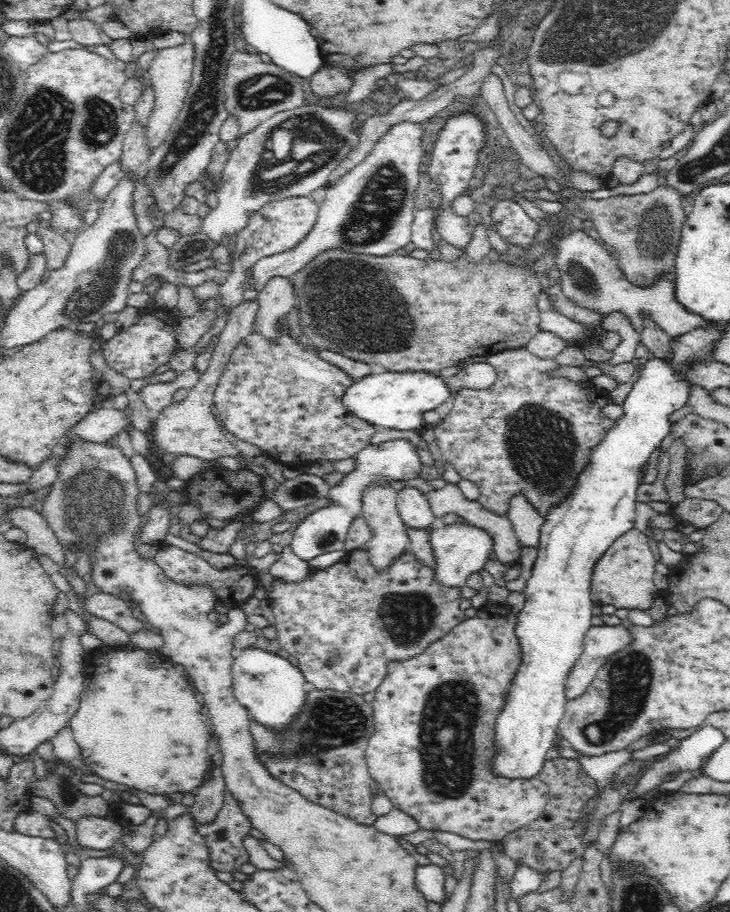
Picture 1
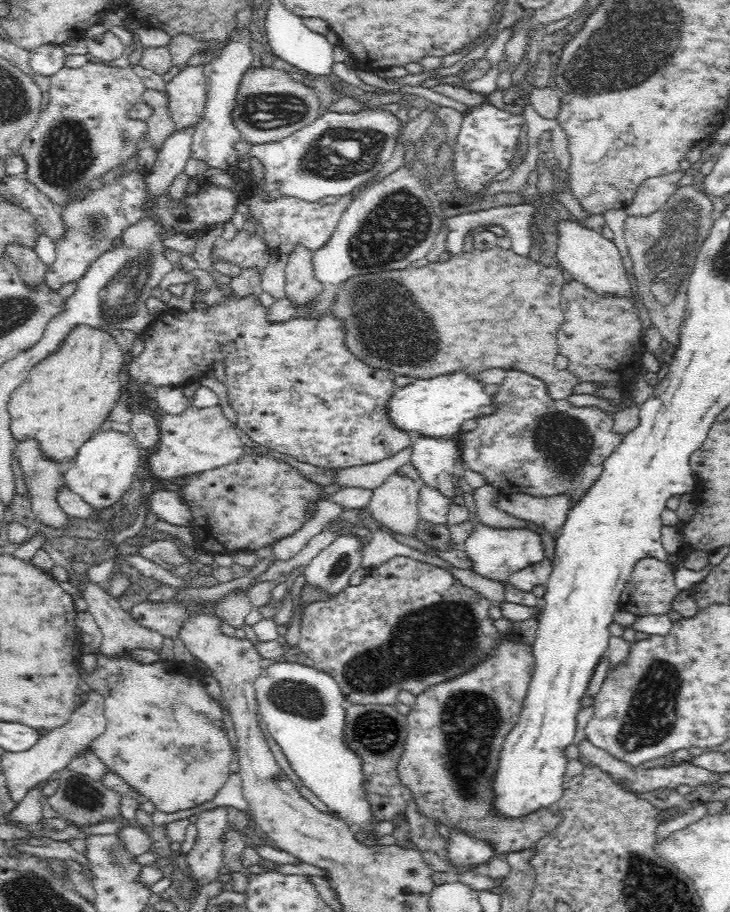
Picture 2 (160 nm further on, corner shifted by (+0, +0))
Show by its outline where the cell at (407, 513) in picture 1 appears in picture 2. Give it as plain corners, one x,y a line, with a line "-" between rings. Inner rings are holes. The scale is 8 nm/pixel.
429,486
420,487
416,501
418,501
416,511
418,511
421,520
426,520
426,523
432,525
445,525
447,523
448,506
453,502
450,498
442,495
439,490

